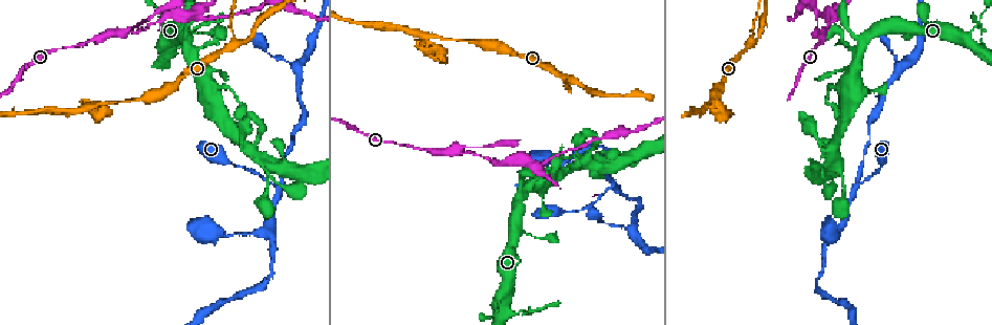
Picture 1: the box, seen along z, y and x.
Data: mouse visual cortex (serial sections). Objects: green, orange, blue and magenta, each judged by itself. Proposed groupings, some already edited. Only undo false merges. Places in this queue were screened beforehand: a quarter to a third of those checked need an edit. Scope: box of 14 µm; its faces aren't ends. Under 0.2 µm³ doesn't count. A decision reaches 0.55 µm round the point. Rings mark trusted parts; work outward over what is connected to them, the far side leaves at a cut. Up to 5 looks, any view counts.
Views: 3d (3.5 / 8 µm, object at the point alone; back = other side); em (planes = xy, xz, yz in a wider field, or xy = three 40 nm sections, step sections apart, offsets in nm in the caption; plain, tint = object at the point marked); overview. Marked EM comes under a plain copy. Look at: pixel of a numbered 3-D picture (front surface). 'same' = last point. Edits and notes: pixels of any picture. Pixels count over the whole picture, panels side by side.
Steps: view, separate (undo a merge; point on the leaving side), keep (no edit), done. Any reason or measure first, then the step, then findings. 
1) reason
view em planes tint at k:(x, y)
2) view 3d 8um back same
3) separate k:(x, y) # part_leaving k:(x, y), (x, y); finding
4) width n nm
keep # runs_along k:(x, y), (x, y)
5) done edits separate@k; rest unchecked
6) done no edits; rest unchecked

view 3d 8um at 1:(452, 152)

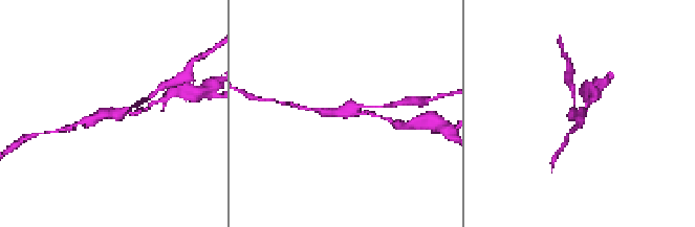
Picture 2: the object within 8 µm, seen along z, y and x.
arms 3; arm_widths 150, 150, 250 nm
view em xy step 2 tint at 2:(346, 110)

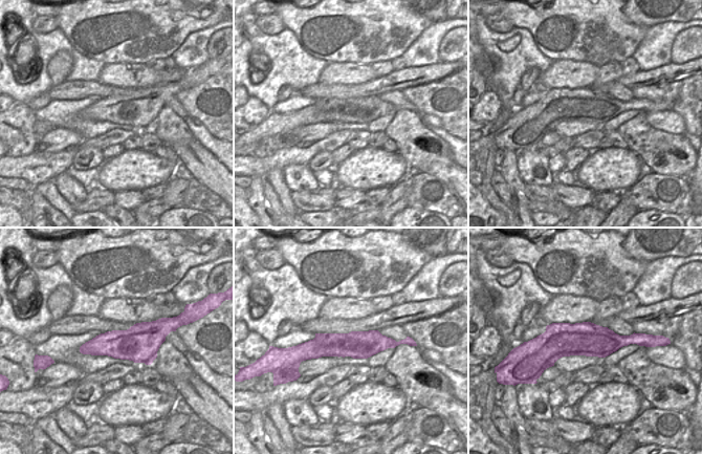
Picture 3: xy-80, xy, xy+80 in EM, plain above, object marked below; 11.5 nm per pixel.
separate 2:(142, 109) # part_leaving 2:(321, 111), (366, 112); two cells meet here

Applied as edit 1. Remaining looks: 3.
two arms in line, one across
view 3d 3.5um at 1:(279, 186)

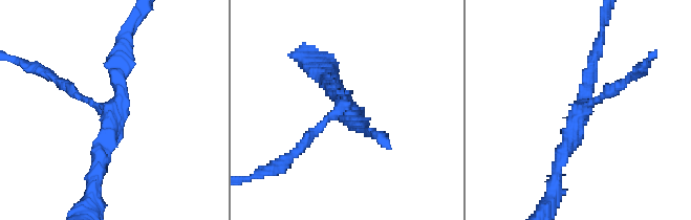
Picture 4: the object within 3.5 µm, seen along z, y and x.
now the EM
view em xy step 2 tint at 4:(110, 109)

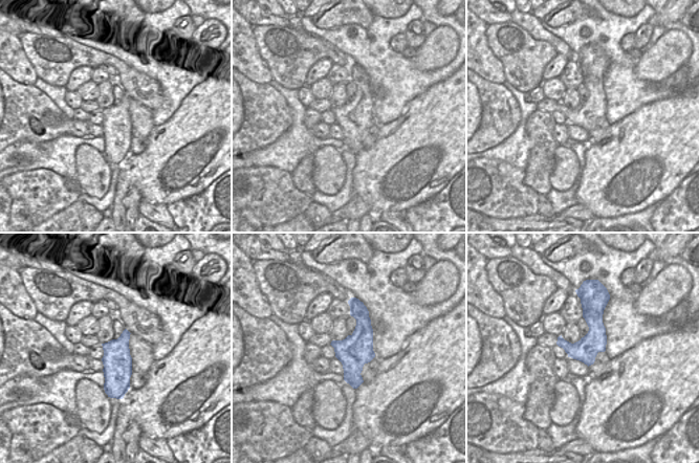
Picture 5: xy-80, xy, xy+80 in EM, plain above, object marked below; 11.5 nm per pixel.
arms 3
keep # runs_along 4:(623, 81), (575, 119), (559, 174); one cell here

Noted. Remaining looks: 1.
done edits separate@2; rest unchecked

